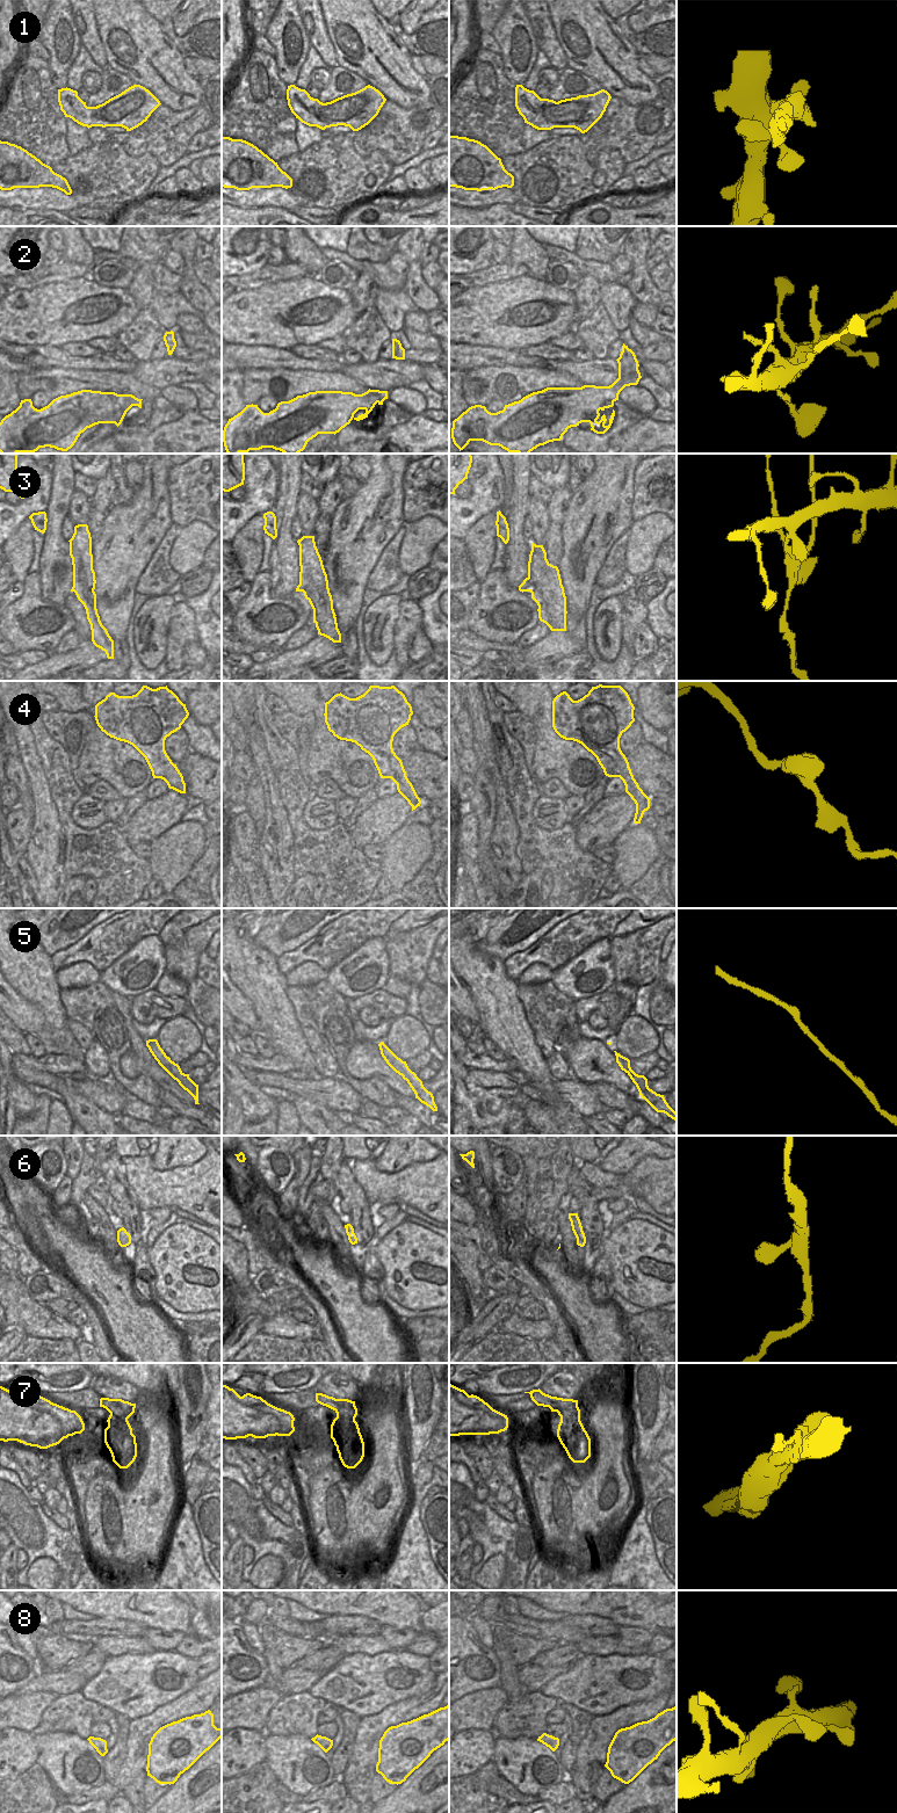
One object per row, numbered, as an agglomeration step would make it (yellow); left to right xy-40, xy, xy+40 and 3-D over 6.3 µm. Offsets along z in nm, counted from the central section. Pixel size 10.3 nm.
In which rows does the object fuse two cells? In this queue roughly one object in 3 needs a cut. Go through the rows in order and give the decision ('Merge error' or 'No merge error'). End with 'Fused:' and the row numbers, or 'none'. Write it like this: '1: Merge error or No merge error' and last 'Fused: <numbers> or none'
1: No merge error
2: No merge error
3: Merge error
4: No merge error
5: No merge error
6: No merge error
7: Merge error
8: No merge error
Fused: 3, 7.

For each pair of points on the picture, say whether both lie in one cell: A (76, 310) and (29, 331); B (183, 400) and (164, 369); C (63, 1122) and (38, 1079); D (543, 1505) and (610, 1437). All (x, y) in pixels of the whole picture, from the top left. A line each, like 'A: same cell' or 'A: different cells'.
A: same cell
B: different cells
C: different cells
D: same cell

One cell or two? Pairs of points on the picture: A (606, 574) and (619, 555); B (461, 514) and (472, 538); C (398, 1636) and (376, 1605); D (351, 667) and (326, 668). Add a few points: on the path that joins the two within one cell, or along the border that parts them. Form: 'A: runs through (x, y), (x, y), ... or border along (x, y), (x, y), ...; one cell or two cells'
A: runs through (610, 570), (615, 564), (615, 559); one cell
B: border along (490, 513), (482, 516), (462, 538); two cells
C: border along (382, 1625), (412, 1629), (418, 1633); two cells
D: runs through (345, 666), (339, 665), (332, 668); one cell

